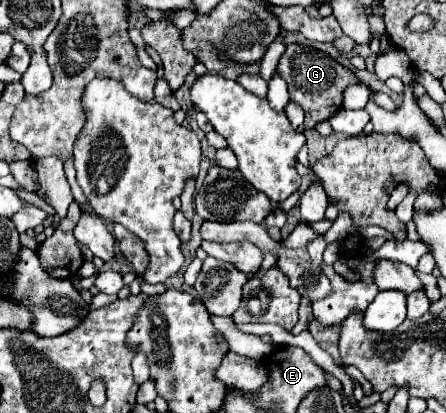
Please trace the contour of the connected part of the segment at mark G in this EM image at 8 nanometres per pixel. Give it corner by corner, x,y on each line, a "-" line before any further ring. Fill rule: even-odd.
288,45
286,53
282,55
282,59
278,63
278,73
288,83
290,101
298,103
304,109
304,113
306,113
304,125
308,129
312,129
320,121
330,119
342,107
344,89
358,83
358,77
354,75
352,69
340,65
336,59
332,59
330,55
326,55
322,51
302,47
302,45

